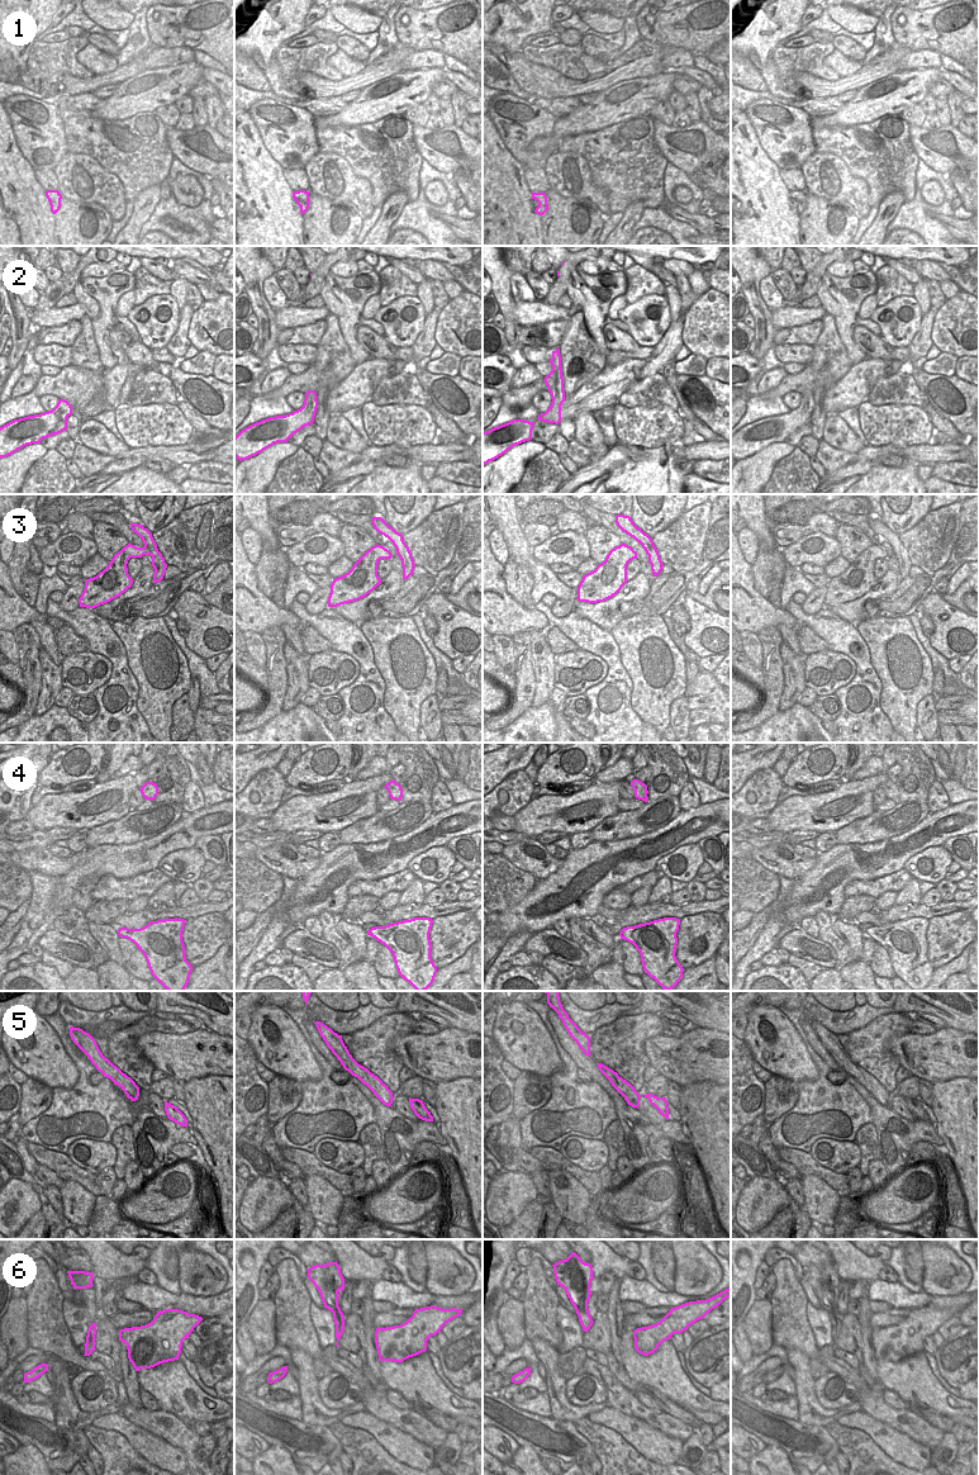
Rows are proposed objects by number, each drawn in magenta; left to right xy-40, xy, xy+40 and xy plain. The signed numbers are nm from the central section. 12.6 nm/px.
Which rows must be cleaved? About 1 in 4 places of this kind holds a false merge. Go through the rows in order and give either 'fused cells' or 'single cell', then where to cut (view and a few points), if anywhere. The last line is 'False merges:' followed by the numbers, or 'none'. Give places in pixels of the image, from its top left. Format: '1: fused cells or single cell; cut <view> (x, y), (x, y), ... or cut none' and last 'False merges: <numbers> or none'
1: single cell; cut none
2: single cell; cut none
3: single cell; cut none
4: single cell; cut none
5: fused cells; cut xy+40 (660, 1098), (654, 1105)
6: fused cells; cut xy-40 (88, 1332), (94, 1341)
False merges: 5, 6

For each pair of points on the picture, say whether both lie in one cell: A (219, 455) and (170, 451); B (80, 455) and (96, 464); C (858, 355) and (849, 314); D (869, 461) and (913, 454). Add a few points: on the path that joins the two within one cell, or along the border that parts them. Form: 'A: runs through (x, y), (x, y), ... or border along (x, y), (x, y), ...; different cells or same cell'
A: border along (213, 450), (210, 459); different cells
B: runs through (84, 458), (93, 463); same cell
C: runs through (850, 345), (847, 341), (847, 325); same cell
D: runs through (880, 451), (902, 451); same cell

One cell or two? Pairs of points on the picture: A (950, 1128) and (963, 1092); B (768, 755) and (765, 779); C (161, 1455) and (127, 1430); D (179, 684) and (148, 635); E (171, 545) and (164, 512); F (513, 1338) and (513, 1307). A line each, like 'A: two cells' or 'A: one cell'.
A: one cell
B: two cells
C: one cell
D: one cell
E: two cells
F: one cell

